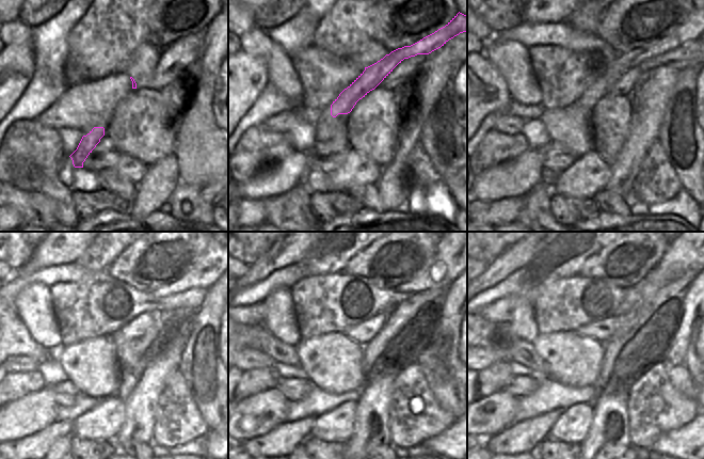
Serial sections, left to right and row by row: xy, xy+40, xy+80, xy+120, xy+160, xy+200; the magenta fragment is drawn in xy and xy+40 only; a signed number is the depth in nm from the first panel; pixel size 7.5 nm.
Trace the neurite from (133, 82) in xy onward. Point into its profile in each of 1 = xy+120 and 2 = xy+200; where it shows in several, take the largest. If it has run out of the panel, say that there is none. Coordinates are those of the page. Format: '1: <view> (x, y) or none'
1: xy+120 (206, 271)
2: xy+200 (684, 256)

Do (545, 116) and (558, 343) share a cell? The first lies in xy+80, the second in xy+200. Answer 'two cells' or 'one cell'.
one cell

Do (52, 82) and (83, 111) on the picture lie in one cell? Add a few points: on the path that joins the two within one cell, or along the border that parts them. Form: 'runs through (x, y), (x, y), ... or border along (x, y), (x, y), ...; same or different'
border along (66, 86), (64, 92), (46, 110); different

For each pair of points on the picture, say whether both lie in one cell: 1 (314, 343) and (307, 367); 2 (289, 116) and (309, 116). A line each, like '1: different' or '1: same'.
1: same
2: same

